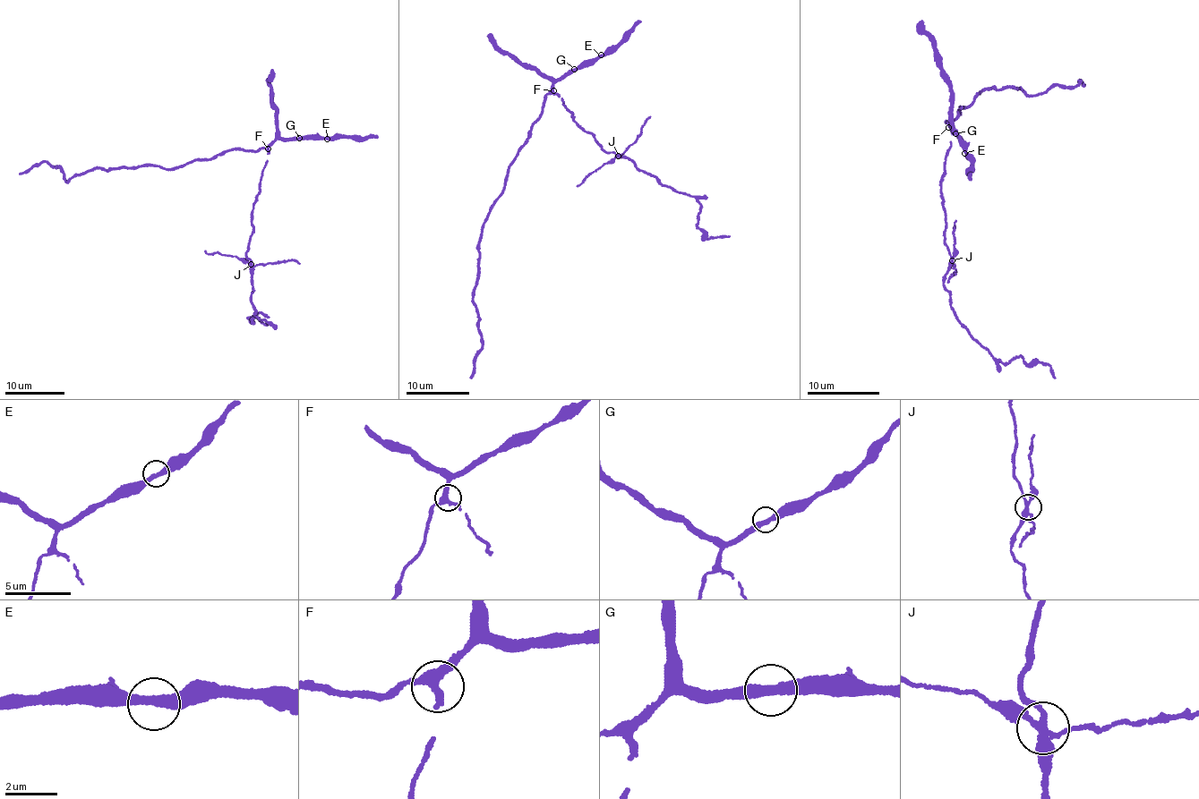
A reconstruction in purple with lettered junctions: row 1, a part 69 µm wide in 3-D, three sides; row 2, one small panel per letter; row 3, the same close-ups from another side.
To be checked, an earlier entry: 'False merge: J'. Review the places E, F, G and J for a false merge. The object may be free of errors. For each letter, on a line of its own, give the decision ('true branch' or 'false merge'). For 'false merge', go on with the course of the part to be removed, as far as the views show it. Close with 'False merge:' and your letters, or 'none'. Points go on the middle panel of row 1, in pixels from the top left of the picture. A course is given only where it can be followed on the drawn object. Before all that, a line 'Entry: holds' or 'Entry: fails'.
Entry: holds
E: true branch
F: true branch
G: true branch
J: false merge | (618, 155), (587, 174), (577, 186)
False merge: J

